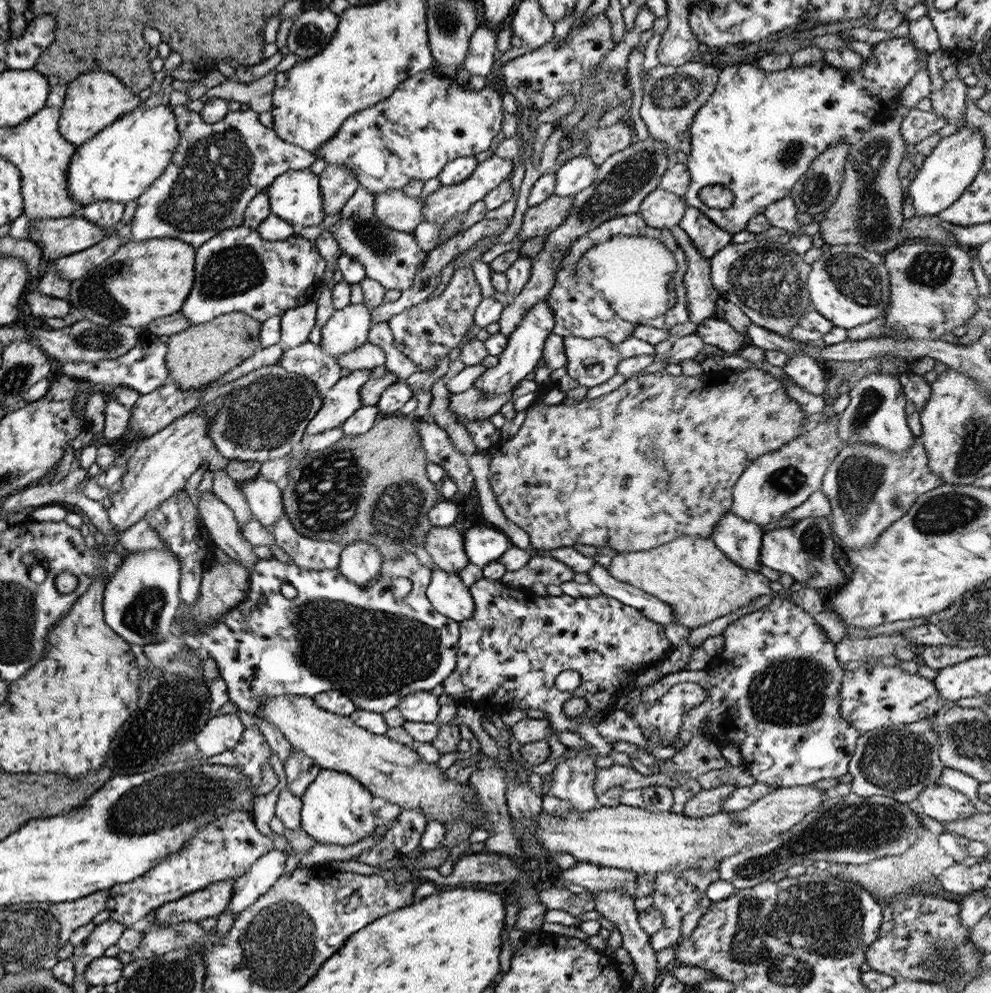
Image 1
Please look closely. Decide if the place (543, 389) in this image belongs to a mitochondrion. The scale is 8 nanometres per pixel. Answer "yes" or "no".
no

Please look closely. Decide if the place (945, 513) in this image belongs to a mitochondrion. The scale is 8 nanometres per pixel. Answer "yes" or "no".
yes

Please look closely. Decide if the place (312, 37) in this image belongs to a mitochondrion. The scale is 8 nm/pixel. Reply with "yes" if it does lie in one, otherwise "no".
yes

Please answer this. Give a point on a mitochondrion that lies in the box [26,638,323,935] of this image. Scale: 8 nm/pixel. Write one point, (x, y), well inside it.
(170, 796)

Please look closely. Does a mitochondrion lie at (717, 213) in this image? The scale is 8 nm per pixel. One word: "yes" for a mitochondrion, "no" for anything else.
no

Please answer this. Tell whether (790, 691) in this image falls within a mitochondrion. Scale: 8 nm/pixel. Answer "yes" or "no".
yes

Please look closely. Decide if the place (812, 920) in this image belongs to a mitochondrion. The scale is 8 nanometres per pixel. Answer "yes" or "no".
yes

